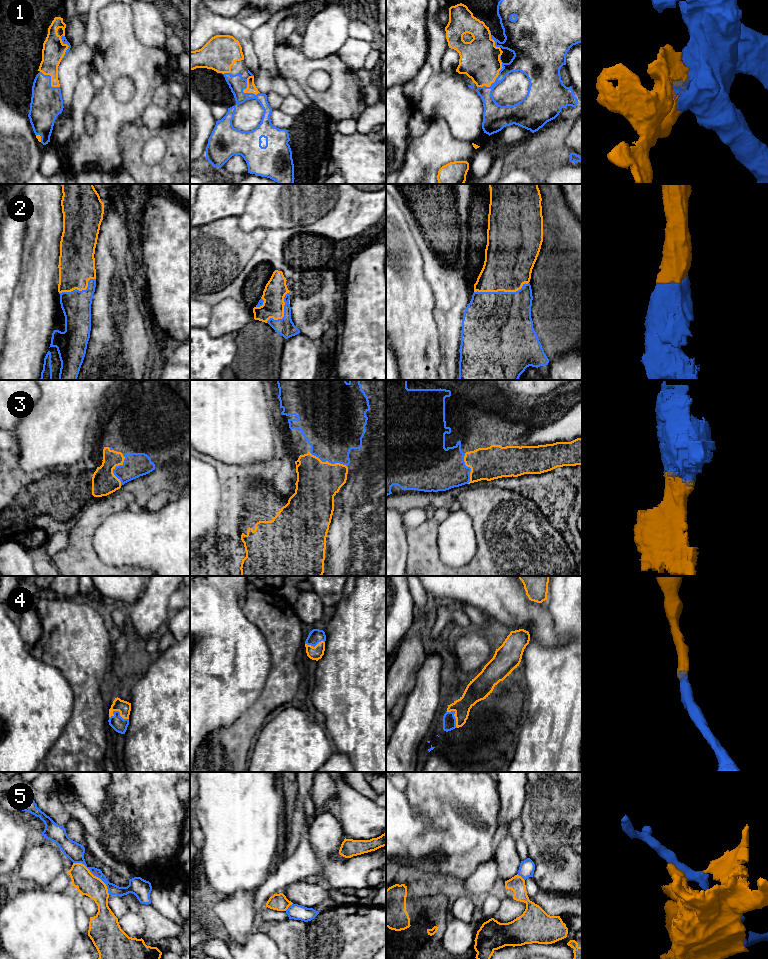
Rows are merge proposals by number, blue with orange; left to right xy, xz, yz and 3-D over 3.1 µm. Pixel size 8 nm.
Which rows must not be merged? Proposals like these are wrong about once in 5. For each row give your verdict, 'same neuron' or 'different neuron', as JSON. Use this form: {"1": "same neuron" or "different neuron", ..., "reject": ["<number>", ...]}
{"1": "same neuron", "2": "same neuron", "3": "same neuron", "4": "same neuron", "5": "different neuron", "reject": ["5"]}

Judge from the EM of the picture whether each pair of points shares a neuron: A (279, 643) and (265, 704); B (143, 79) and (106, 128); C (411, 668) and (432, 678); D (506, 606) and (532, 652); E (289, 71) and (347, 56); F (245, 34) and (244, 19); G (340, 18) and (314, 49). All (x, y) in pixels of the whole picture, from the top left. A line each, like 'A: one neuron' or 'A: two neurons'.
A: one neuron
B: one neuron
C: two neurons
D: two neurons
E: two neurons
F: two neurons
G: one neuron

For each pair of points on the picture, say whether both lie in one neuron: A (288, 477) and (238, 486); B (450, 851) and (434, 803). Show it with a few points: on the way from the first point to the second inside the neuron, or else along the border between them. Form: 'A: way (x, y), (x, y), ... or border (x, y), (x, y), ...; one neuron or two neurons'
A: way (276, 474), (250, 474); one neuron
B: way (451, 839), (451, 820), (446, 815); one neuron

